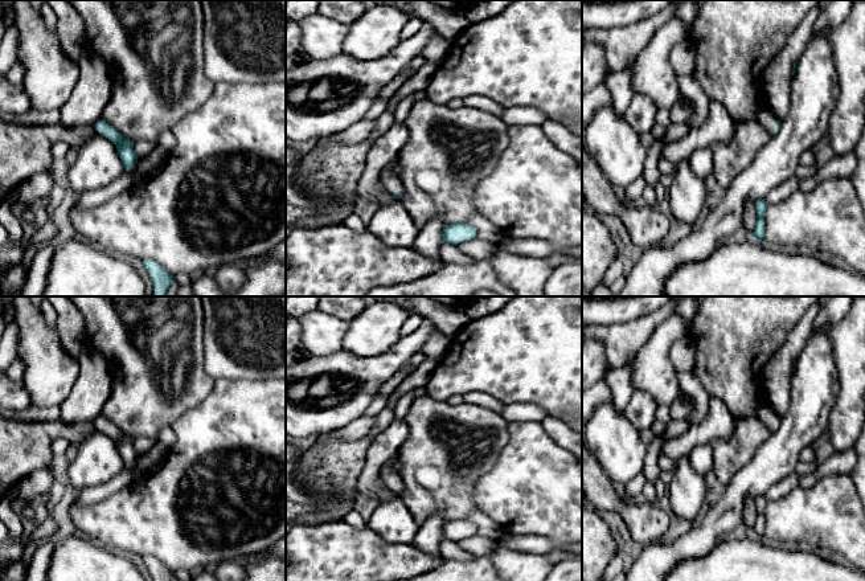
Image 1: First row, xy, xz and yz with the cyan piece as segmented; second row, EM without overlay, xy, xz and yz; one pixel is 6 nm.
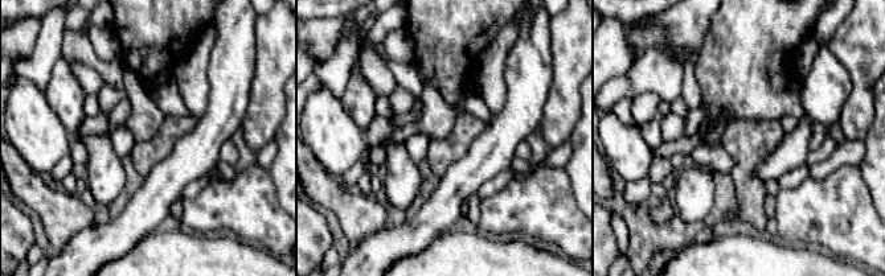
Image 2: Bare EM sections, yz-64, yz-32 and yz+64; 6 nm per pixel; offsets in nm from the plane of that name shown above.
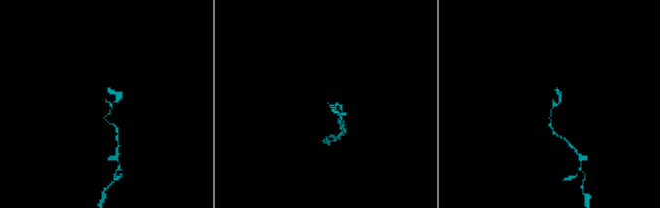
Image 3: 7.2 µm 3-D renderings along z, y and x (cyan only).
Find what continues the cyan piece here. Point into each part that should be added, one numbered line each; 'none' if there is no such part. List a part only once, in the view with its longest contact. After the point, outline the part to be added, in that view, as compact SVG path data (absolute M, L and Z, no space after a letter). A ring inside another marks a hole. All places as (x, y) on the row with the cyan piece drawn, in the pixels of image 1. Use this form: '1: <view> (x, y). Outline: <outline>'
1: yz (765, 118). Outline: M759 111L757 112L755 120L759 122L768 132L771 136L776 135L775 134L775 116L768 112L768 111Z

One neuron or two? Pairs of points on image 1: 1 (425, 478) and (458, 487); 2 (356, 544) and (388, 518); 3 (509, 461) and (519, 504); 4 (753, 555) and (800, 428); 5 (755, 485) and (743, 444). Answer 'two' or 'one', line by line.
1: one
2: two
3: one
4: two
5: two

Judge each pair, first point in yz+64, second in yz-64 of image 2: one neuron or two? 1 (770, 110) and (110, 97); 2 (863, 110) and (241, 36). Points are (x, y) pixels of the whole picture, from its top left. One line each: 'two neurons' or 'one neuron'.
1: two neurons
2: two neurons

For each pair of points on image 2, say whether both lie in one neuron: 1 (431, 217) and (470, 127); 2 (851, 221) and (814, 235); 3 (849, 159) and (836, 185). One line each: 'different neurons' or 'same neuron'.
1: different neurons
2: same neuron
3: different neurons

